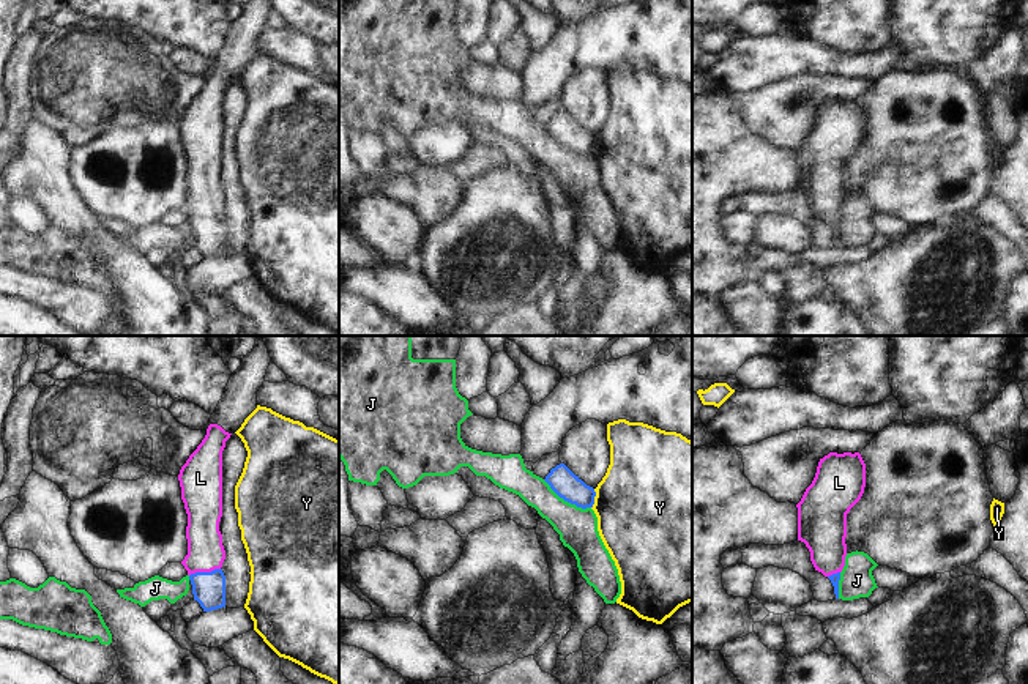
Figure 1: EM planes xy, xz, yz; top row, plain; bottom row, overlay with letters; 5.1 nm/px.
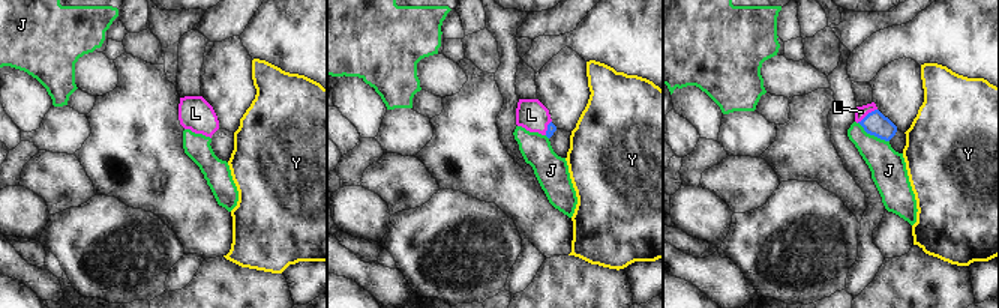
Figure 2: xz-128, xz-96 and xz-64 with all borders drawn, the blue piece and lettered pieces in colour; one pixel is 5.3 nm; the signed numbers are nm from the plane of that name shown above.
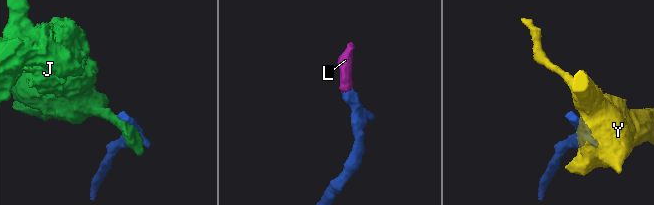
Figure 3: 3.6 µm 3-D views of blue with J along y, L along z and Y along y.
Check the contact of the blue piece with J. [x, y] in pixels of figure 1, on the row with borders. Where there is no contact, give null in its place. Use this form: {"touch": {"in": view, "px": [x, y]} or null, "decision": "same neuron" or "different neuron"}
{"touch": {"in": "xz", "px": [566, 500]}, "decision": "different neuron"}

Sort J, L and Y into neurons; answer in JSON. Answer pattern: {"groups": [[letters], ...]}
{"groups": [["J"], ["L"], ["Y"]]}

